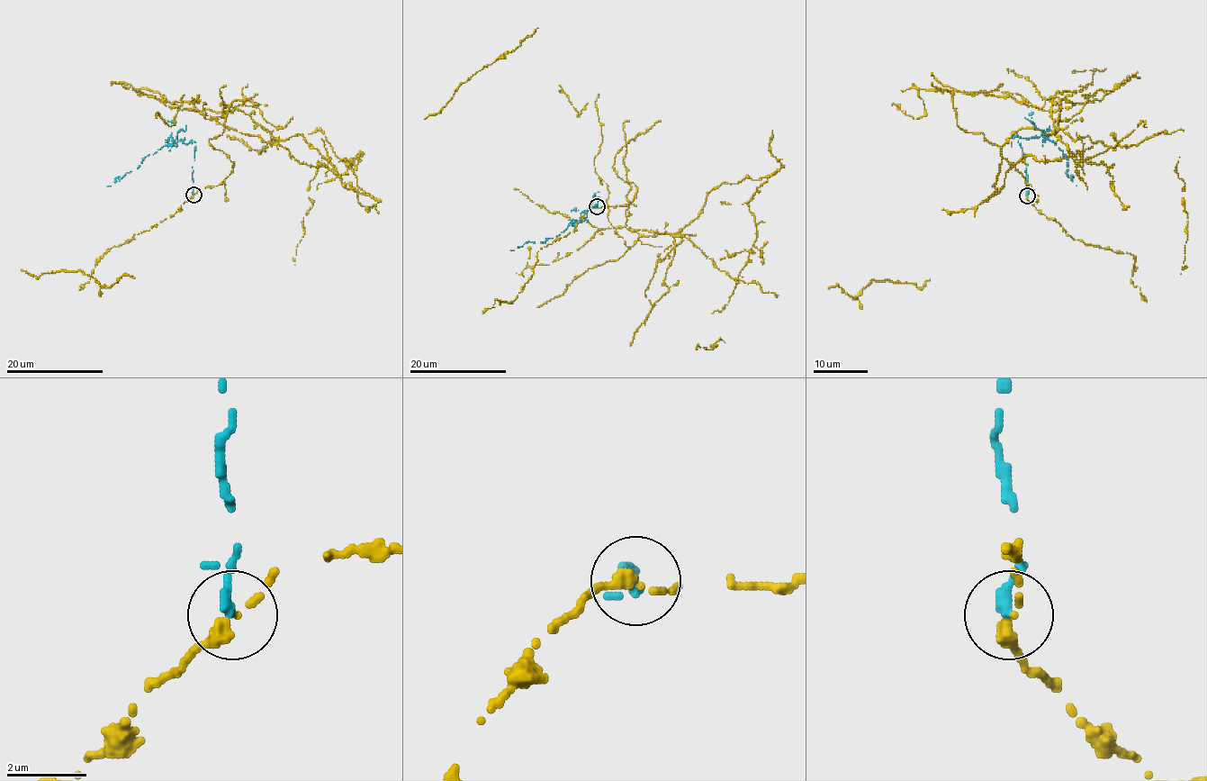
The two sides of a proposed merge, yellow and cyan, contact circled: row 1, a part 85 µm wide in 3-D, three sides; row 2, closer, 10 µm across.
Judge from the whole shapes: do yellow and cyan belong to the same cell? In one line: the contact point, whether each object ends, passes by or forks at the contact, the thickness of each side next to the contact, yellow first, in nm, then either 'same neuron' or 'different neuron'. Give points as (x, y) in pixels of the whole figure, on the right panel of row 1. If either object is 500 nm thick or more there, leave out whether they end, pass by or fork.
(1027, 195) | yellow ends | cyan ends | 400/280 nm | different neuron

